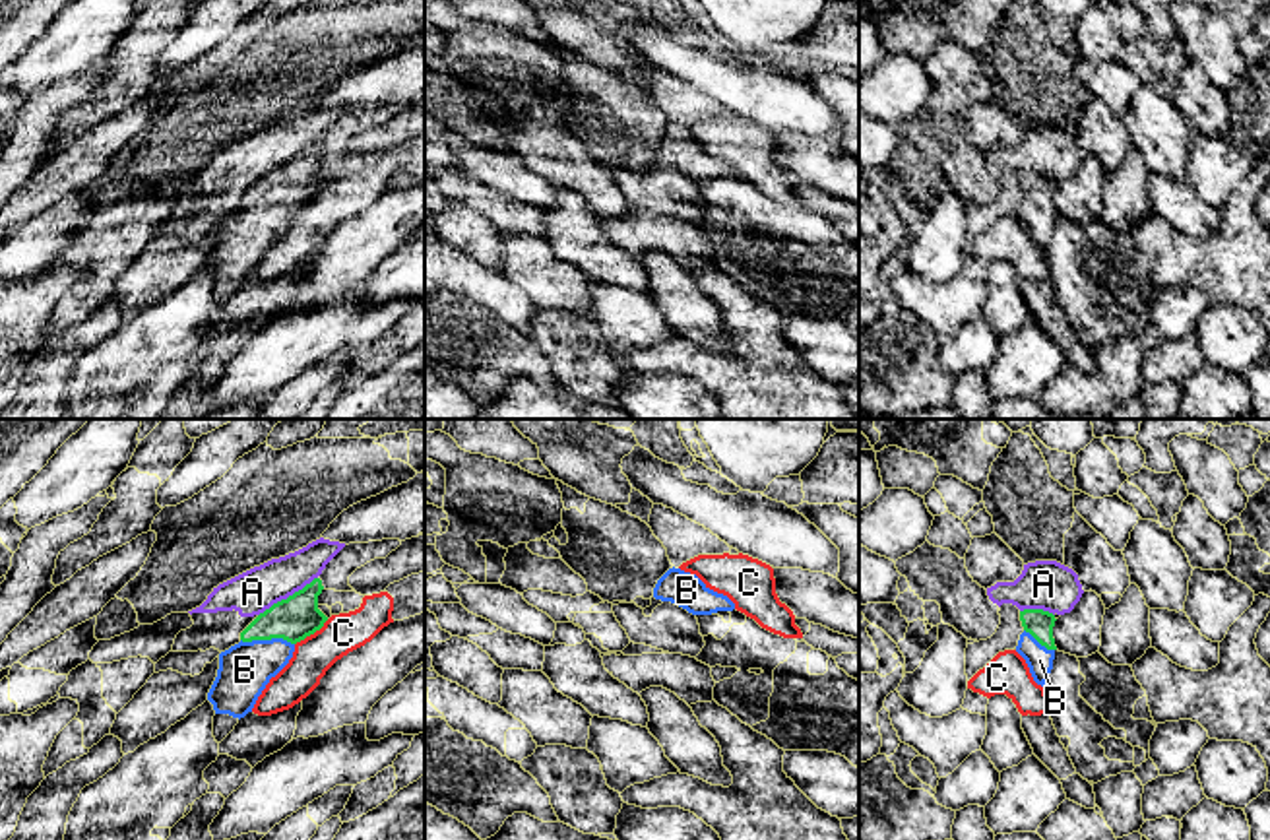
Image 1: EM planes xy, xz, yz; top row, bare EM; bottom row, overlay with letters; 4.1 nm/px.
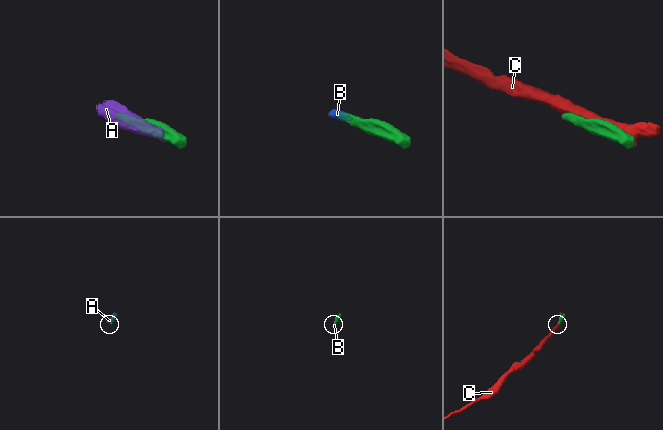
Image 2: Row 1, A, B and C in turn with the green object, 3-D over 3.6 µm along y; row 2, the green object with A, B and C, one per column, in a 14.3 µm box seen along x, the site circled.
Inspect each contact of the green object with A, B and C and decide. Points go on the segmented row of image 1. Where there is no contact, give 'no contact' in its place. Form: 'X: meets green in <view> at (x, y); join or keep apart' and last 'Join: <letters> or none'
A: meets green in xy at (289, 596); keep apart
B: meets green in xy at (268, 639); join
C: meets green in xy at (311, 633); keep apart
Join: B

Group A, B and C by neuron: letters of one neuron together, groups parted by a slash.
A / B / C

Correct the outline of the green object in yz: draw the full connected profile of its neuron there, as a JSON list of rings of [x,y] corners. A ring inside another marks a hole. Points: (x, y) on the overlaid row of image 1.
[[[1043,609],[1020,611],[1024,632],[1020,634],[1016,652],[1026,660],[1030,673],[1037,685],[1045,685],[1055,660],[1055,615]]]

